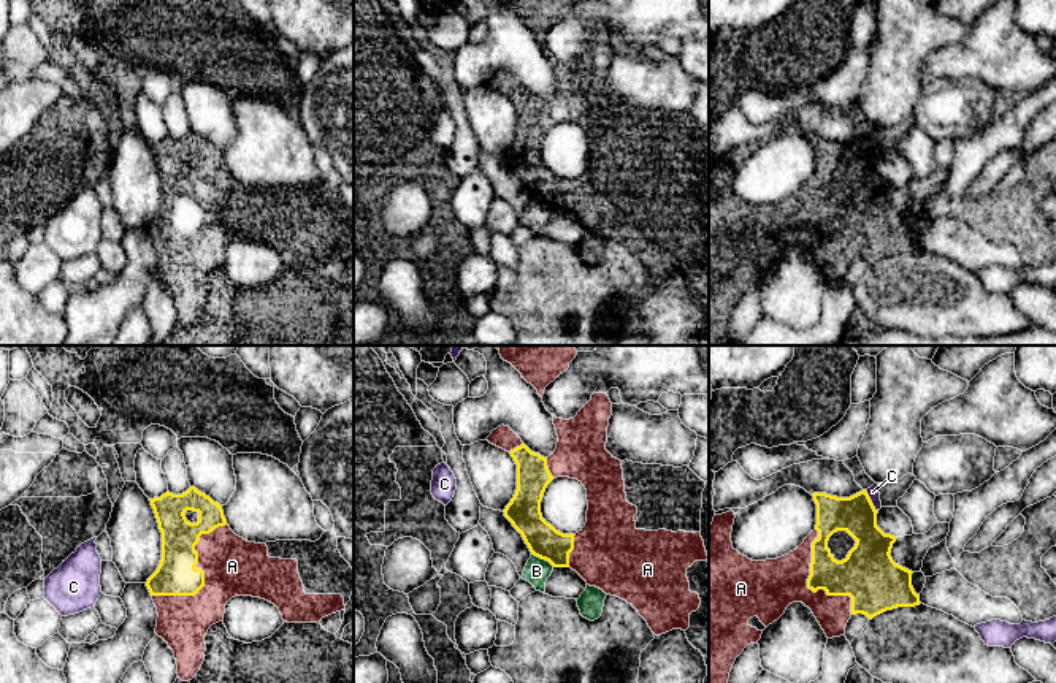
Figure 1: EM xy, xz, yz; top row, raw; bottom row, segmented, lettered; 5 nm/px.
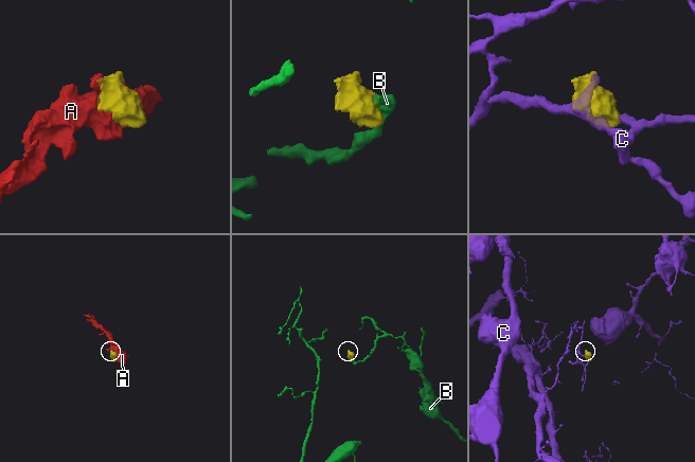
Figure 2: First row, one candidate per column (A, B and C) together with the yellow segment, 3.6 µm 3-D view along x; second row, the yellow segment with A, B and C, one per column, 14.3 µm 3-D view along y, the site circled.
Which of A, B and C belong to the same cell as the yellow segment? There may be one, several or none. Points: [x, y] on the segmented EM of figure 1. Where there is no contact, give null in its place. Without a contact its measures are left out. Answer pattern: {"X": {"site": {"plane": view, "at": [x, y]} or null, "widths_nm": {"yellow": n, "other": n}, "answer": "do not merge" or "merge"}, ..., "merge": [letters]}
{"A": {"site": {"plane": "xy", "at": [203, 572]}, "widths_nm": {"yellow": 200, "other": 300}, "answer": "merge"}, "B": {"site": {"plane": "xz", "at": [543, 558]}, "widths_nm": {"yellow": 170, "other": 130}, "answer": "do not merge"}, "C": {"site": {"plane": "yz", "at": [871, 501]}, "widths_nm": {"yellow": 200, "other": 60}, "answer": "do not merge"}, "merge": ["A"]}

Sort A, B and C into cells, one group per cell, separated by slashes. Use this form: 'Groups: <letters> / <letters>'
Groups: A / B / C

